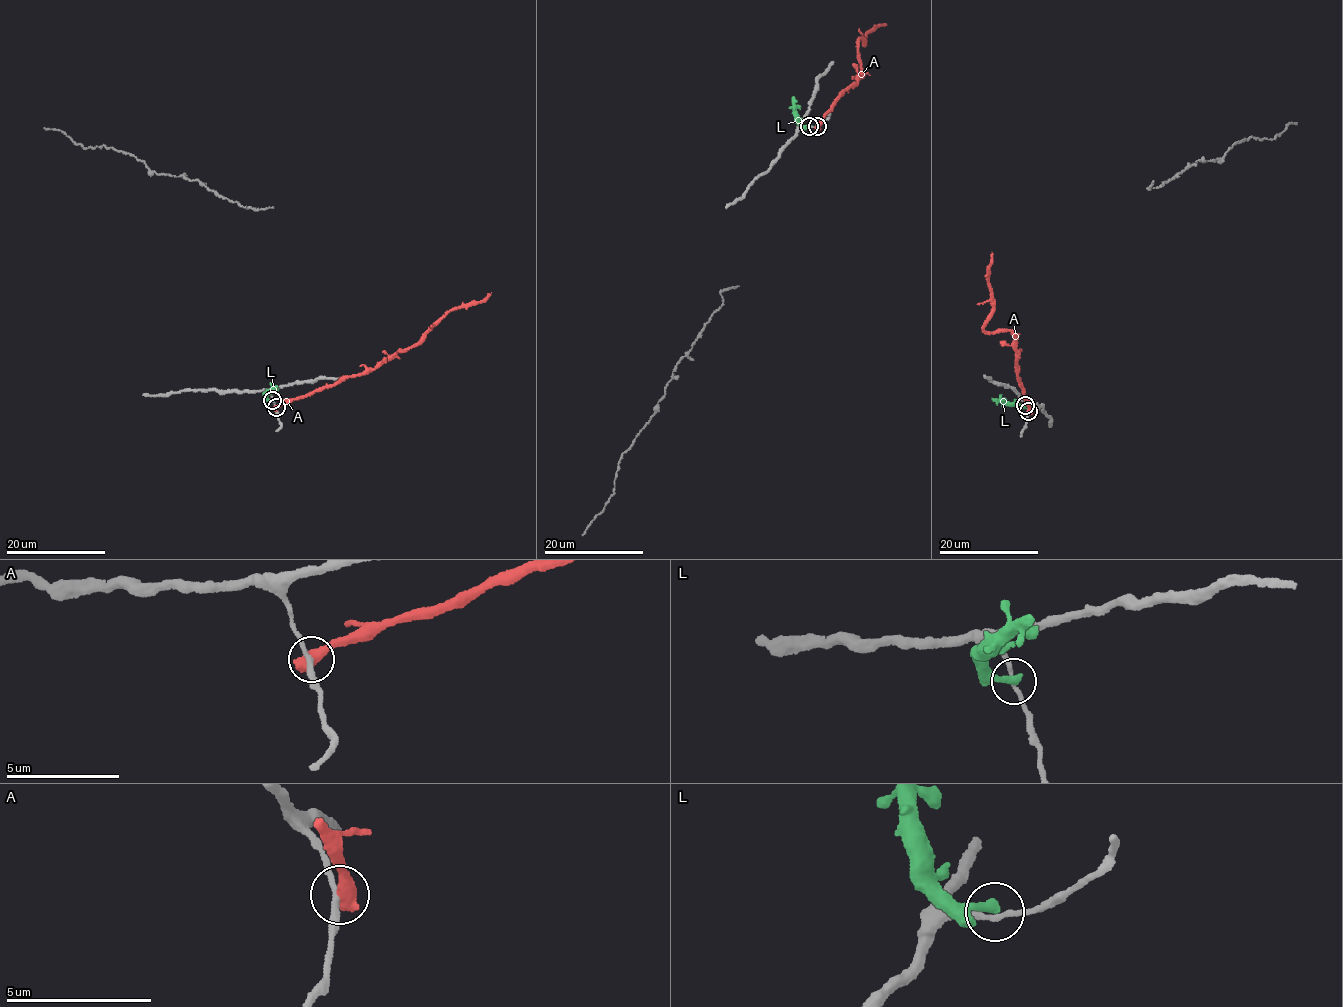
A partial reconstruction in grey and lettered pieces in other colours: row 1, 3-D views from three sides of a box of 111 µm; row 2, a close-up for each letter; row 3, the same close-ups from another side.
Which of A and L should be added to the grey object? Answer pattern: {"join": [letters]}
{"join": []}

